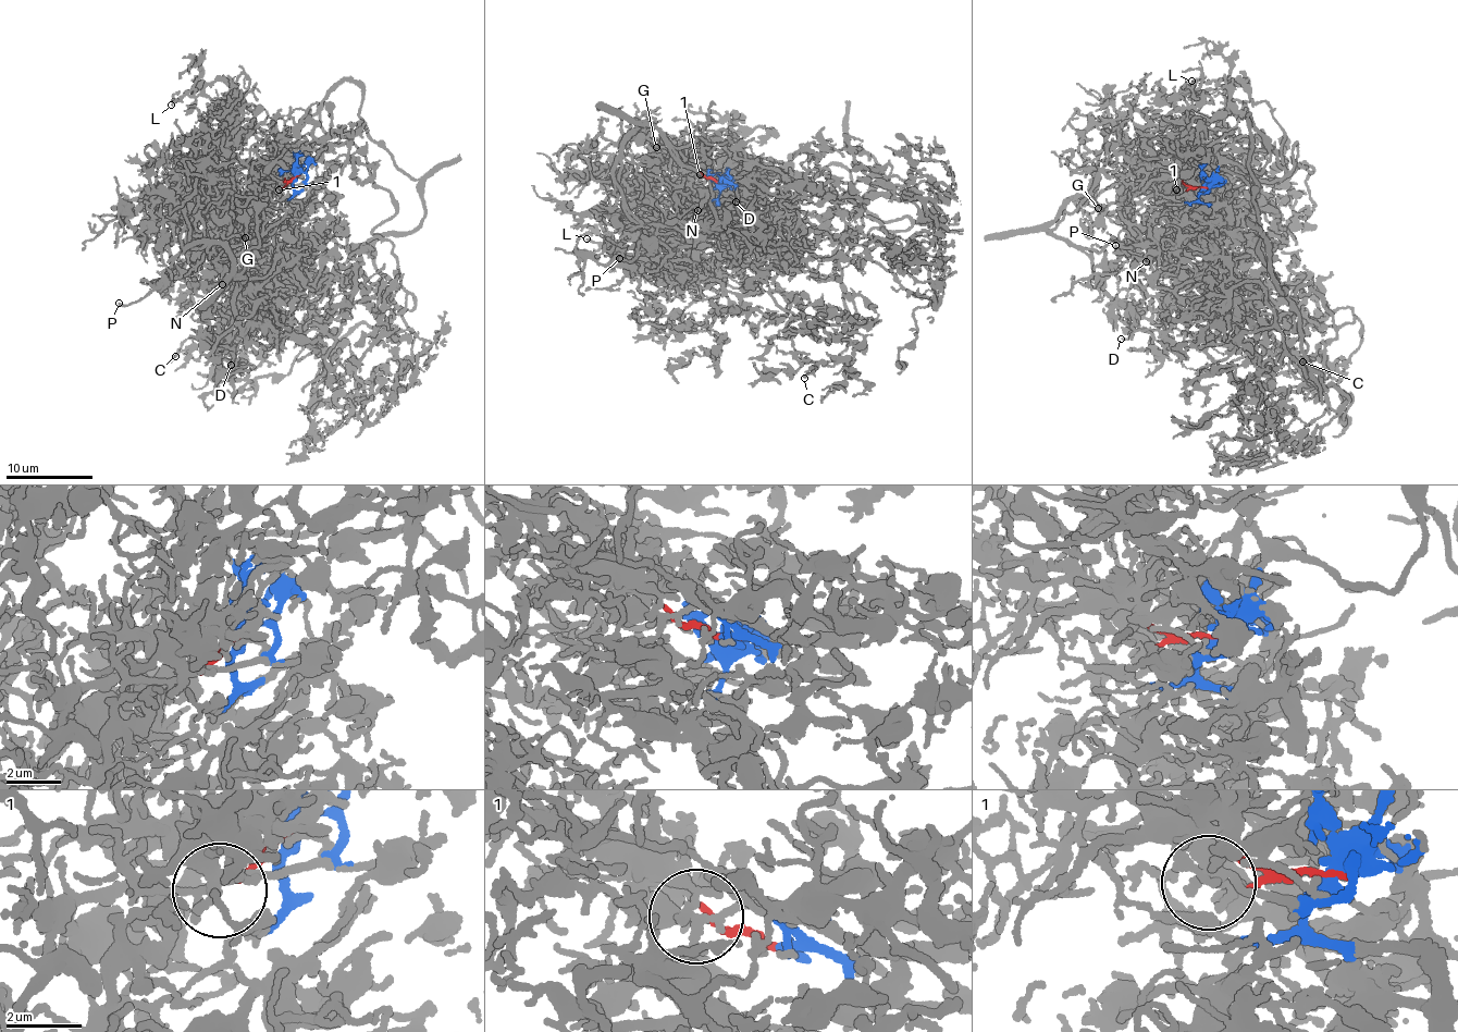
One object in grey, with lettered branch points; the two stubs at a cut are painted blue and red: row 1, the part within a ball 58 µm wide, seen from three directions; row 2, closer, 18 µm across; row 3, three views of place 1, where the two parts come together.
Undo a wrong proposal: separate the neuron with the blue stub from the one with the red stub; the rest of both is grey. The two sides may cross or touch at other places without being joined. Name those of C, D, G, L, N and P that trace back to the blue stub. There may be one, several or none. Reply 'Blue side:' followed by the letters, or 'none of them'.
Blue side: C, L

